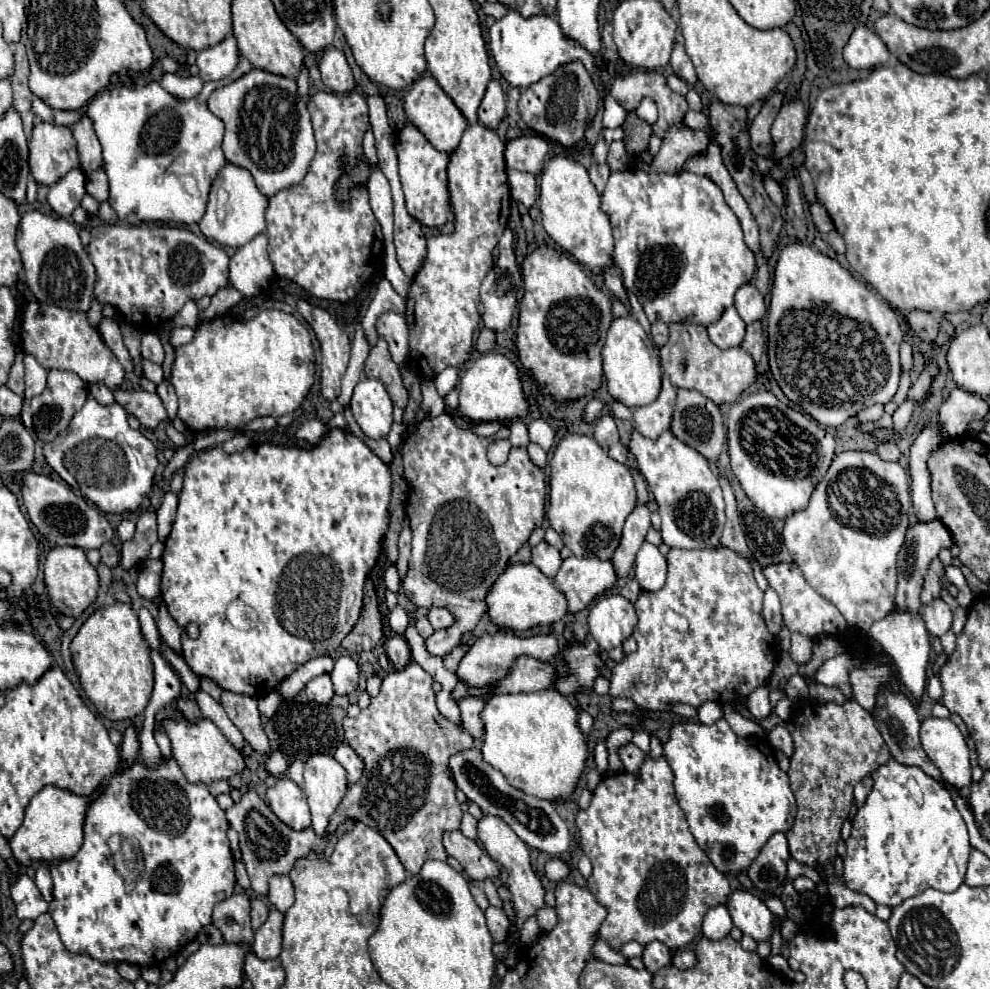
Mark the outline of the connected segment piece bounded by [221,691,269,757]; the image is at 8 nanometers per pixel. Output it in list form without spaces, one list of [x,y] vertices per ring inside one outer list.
[[[223,691],[221,705],[225,707],[229,719],[241,729],[247,743],[259,755],[263,755],[263,757],[269,755],[269,739],[261,727],[261,713],[257,709],[257,699],[249,697],[249,695]]]

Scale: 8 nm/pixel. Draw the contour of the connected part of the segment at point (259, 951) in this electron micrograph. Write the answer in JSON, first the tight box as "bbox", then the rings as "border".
{"bbox":[253,909,283,959],"border":[[[277,909],[269,911],[267,921],[255,931],[253,953],[259,959],[277,959],[281,953],[281,933],[283,933],[283,913]]]}

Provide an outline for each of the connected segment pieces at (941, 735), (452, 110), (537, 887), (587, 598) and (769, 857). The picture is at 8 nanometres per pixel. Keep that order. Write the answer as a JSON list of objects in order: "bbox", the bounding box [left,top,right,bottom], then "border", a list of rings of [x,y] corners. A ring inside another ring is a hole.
[{"bbox":[921,719,973,789],"border":[[[925,719],[921,723],[921,743],[941,771],[945,783],[957,789],[973,783],[967,741],[951,719]]]},{"bbox":[405,77,467,153],"border":[[[421,77],[413,83],[411,91],[405,95],[405,113],[407,119],[427,137],[427,141],[445,153],[453,153],[457,149],[457,143],[461,141],[461,135],[467,127],[465,117],[455,107],[455,103],[447,97],[447,93],[439,87],[439,83],[433,77]]]},{"bbox":[477,815,545,929],"border":[[[483,815],[477,823],[477,837],[483,843],[485,851],[491,855],[493,861],[501,863],[505,867],[505,871],[509,873],[507,885],[513,893],[513,905],[517,911],[517,927],[521,929],[523,921],[531,915],[535,915],[543,905],[545,905],[545,889],[539,881],[539,877],[533,873],[531,863],[529,863],[529,847],[517,837],[517,833],[501,819],[501,817],[493,817],[493,815]]]},{"bbox":[555,557,617,613],"border":[[[569,557],[563,561],[561,569],[555,575],[555,583],[557,587],[561,587],[561,591],[565,591],[567,599],[569,599],[569,613],[577,613],[581,609],[585,609],[597,595],[601,595],[603,591],[611,589],[617,583],[617,575],[613,569],[611,559],[603,561],[597,557]]]},{"bbox":[747,833,791,893],"border":[[[775,833],[757,859],[747,869],[749,879],[761,893],[773,893],[777,887],[781,887],[787,879],[787,861],[791,859],[789,843],[783,833]]]}]

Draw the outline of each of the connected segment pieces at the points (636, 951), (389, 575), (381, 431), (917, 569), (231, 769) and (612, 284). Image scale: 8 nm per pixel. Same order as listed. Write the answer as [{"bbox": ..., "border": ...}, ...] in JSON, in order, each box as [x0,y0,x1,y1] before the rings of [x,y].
[{"bbox":[621,941,643,959],"border":[[[629,941],[629,943],[623,943],[623,947],[621,947],[621,953],[625,955],[625,957],[629,957],[629,959],[633,959],[633,957],[641,957],[643,955],[643,945],[641,943],[633,943],[633,941]]]},{"bbox":[384,563,401,593],"border":[[[395,563],[390,564],[390,566],[386,569],[384,574],[384,583],[387,589],[393,591],[394,593],[398,593],[401,579]]]},{"bbox":[351,379,393,437],"border":[[[361,379],[353,391],[351,413],[367,437],[387,437],[393,425],[393,403],[385,385],[379,379]]]},{"bbox":[895,521,953,613],"border":[[[933,521],[933,523],[917,523],[915,527],[907,529],[907,537],[905,543],[899,551],[899,559],[897,559],[897,575],[899,575],[899,583],[897,583],[897,595],[895,595],[895,605],[897,609],[909,611],[909,613],[919,613],[921,611],[921,587],[923,587],[923,577],[927,573],[929,563],[937,557],[937,553],[941,549],[951,549],[953,539],[947,531],[947,527],[941,521]]]},{"bbox":[161,719,245,785],"border":[[[163,719],[161,729],[171,739],[173,759],[177,761],[177,765],[181,767],[181,771],[185,773],[185,777],[191,783],[211,785],[213,781],[219,781],[219,779],[227,781],[245,769],[245,761],[243,761],[241,751],[237,751],[225,739],[225,735],[219,731],[219,727],[209,719],[199,719],[195,723],[187,721],[187,719]]]},{"bbox":[603,269,627,303],"border":[[[607,269],[607,271],[603,273],[603,277],[605,277],[607,289],[609,289],[615,297],[619,297],[619,299],[625,303],[625,301],[627,301],[627,291],[625,291],[623,281],[621,281],[621,277],[617,275],[617,271],[615,271],[615,269]]]}]

